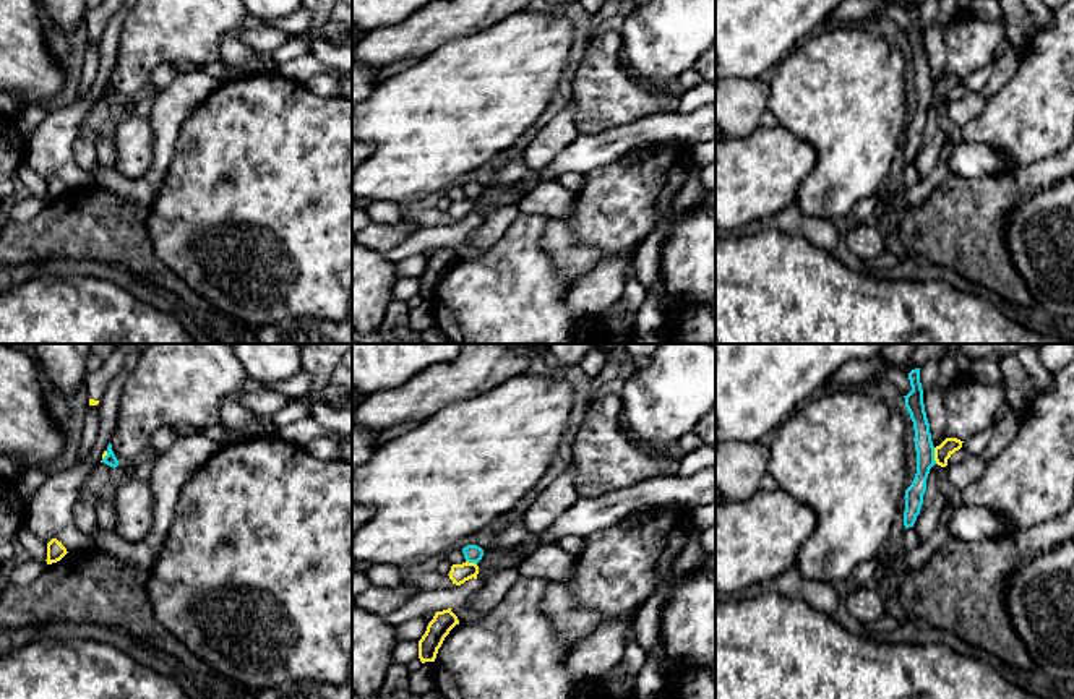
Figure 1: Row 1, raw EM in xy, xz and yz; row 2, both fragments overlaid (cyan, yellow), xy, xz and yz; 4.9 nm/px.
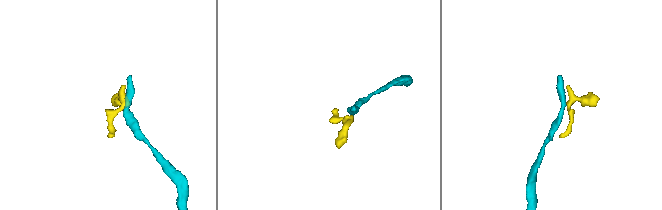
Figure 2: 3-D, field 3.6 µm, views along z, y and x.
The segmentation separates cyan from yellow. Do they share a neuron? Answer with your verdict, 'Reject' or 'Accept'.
Reject

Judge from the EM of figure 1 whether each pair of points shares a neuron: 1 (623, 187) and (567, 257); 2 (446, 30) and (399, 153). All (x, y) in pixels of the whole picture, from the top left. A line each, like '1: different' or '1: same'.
1: same
2: different

